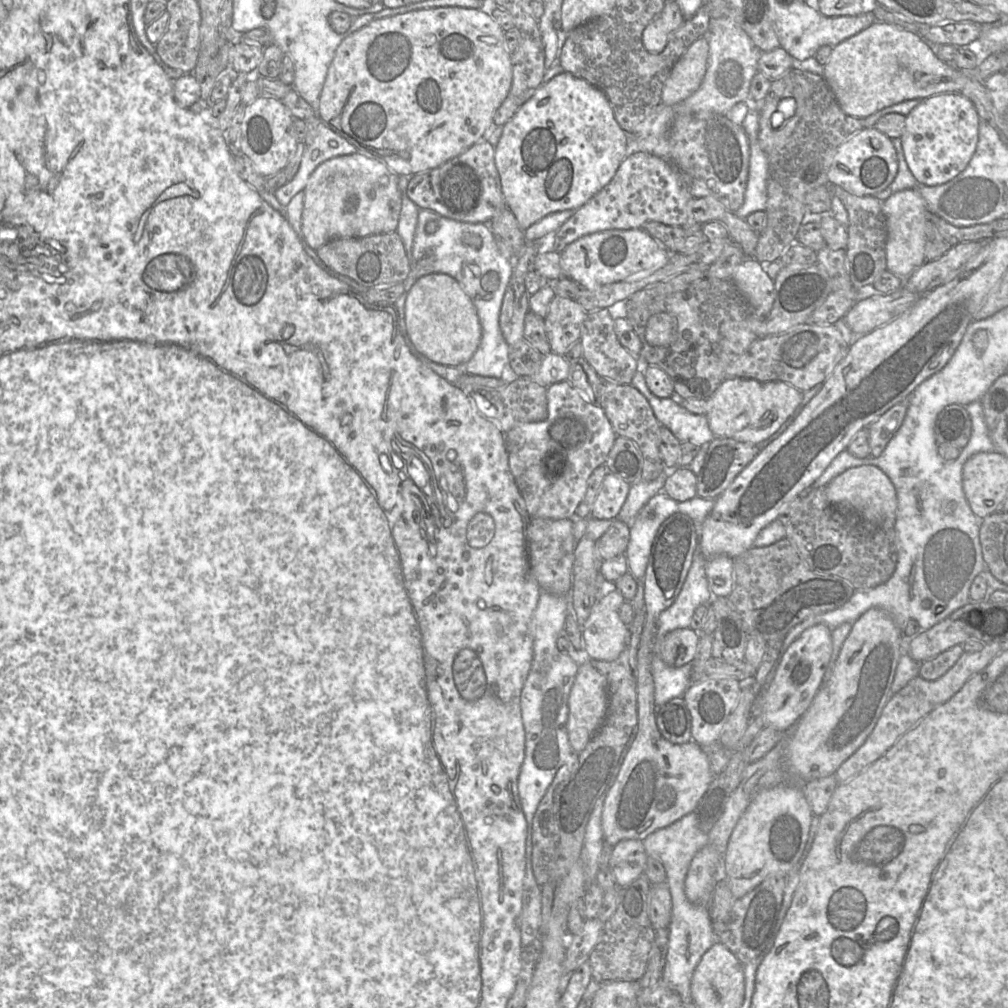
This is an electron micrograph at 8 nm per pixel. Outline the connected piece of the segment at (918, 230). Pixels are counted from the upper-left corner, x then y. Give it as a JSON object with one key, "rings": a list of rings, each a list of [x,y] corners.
{"rings":[[[916,188],[895,192],[882,202],[882,212],[888,232],[886,242],[887,270],[900,278],[907,278],[926,262],[927,211],[926,201]]]}

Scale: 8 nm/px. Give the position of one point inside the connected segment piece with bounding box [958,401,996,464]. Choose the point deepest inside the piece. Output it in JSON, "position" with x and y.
{"position":[980,441]}

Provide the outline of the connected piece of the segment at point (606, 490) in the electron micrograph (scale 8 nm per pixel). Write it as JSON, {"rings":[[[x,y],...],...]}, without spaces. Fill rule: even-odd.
{"rings":[[[607,474],[593,504],[591,517],[612,521],[617,518],[627,499],[630,487],[631,484],[623,479]]]}

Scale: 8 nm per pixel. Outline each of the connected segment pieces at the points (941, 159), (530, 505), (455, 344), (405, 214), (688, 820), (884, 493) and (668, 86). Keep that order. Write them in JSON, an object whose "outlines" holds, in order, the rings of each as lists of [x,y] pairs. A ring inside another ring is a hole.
{"outlines":[[[[961,93],[933,95],[906,115],[900,140],[906,163],[919,184],[944,184],[967,167],[976,150],[980,120],[972,101]]],[[[568,381],[555,383],[547,387],[547,405],[548,415],[545,420],[540,422],[520,424],[505,434],[505,445],[508,453],[509,467],[514,477],[517,488],[522,498],[524,499],[527,513],[531,518],[542,518],[551,520],[574,519],[576,518],[576,509],[585,496],[589,477],[597,467],[605,464],[607,456],[613,446],[617,435],[615,434],[613,427],[606,417],[603,409],[597,403],[595,403],[594,400],[587,399]]],[[[431,273],[420,277],[407,292],[404,312],[407,343],[431,361],[462,367],[476,352],[482,328],[476,308],[453,277]]],[[[399,175],[399,189],[402,193],[402,208],[397,227],[397,233],[401,237],[406,252],[411,259],[412,248],[420,208],[408,196],[408,184],[413,175]]],[[[691,812],[674,823],[658,829],[642,840],[648,856],[661,861],[666,871],[666,884],[684,887],[691,861],[708,842],[708,833],[699,827]]],[[[851,467],[835,477],[826,487],[829,501],[836,507],[856,513],[864,522],[879,528],[895,529],[897,494],[890,478],[878,467]]],[[[707,37],[692,43],[673,65],[662,89],[662,104],[673,107],[690,97],[701,85],[707,69]]]]}

